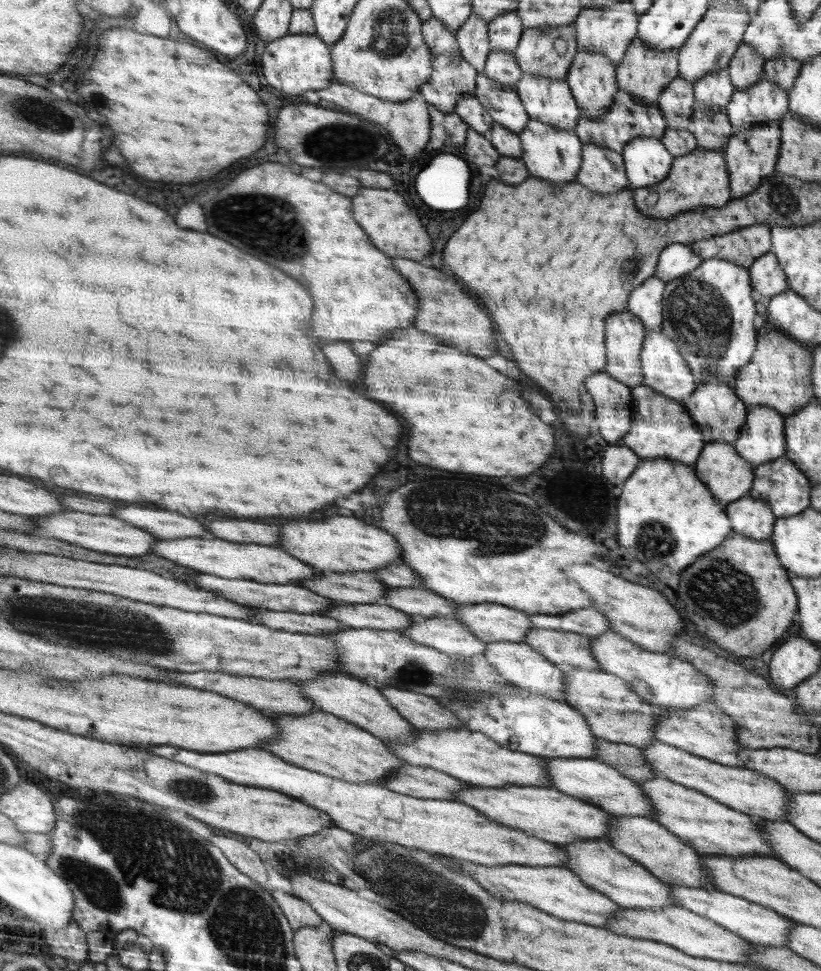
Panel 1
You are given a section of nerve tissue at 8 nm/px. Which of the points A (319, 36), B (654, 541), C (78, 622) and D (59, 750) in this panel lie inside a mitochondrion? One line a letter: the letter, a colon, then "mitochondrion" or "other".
A: other
B: mitochondrion
C: mitochondrion
D: other

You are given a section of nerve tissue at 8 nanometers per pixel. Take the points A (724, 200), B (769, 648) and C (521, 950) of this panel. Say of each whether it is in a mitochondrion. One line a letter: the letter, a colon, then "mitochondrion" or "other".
A: other
B: other
C: other

